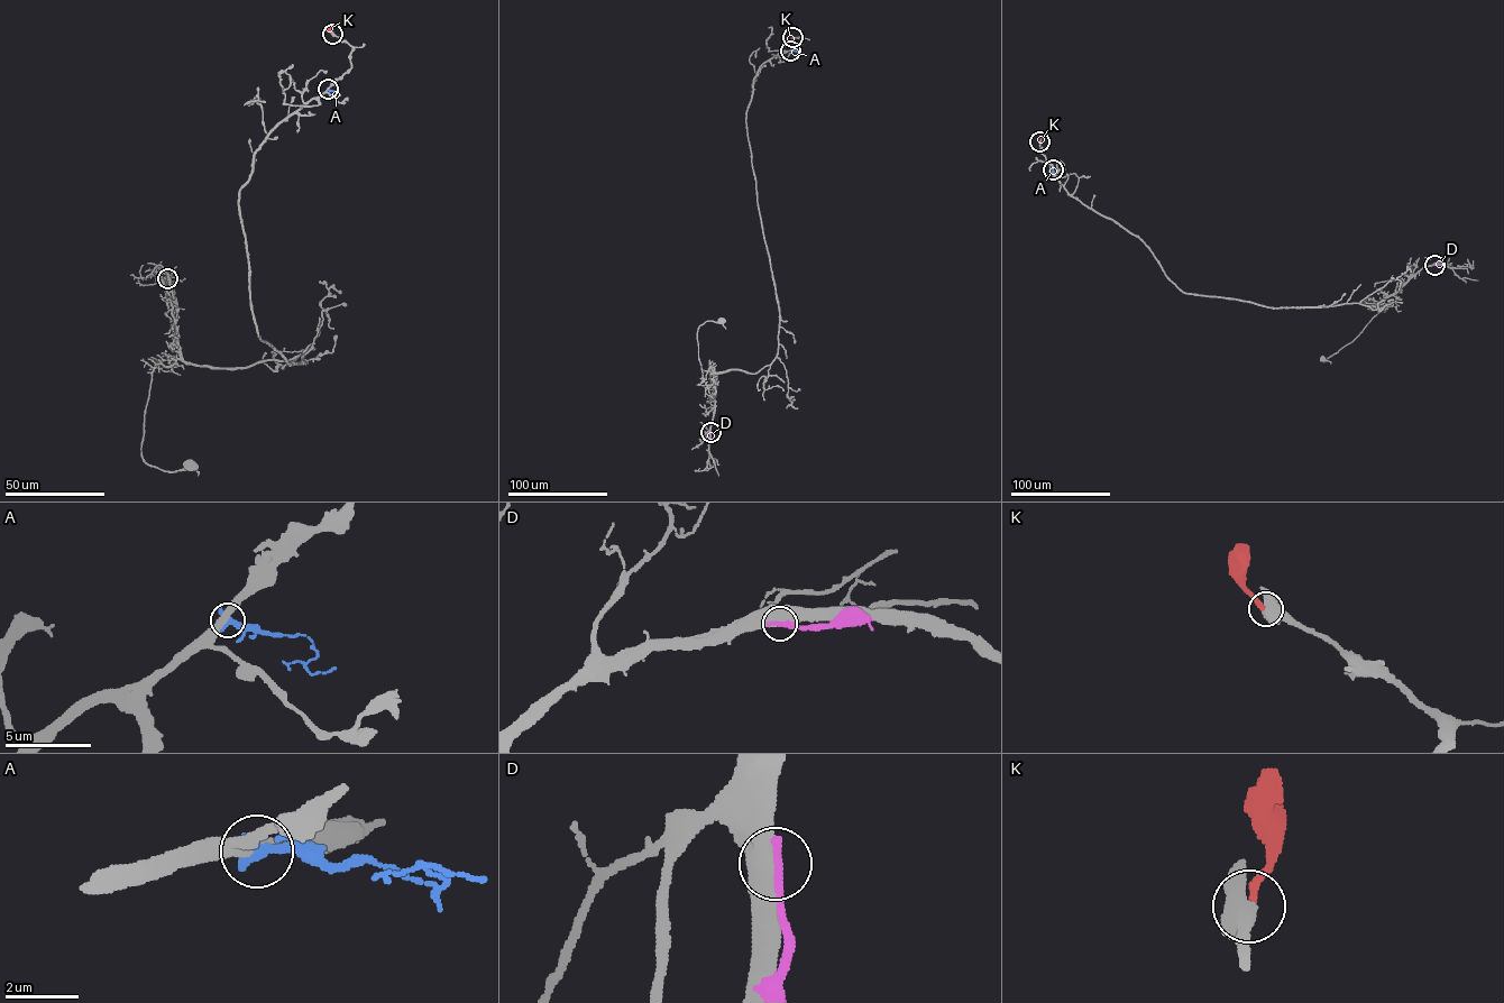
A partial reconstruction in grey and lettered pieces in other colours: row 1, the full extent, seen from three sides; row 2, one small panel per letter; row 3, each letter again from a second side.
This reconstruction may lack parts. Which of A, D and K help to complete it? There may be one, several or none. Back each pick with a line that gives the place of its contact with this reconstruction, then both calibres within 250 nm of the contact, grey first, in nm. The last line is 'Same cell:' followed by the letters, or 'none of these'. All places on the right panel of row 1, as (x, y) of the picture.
K: meets grey at (1039, 141); 550 nm thick on the grey side, 280 nm on the other
Same cell: K

